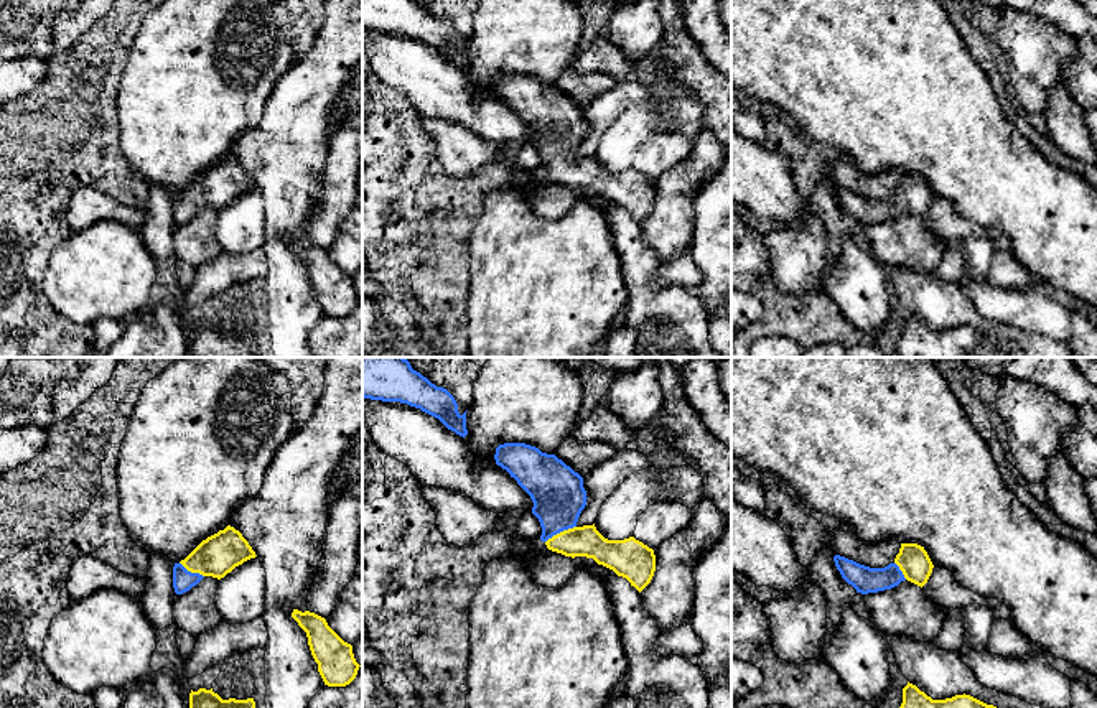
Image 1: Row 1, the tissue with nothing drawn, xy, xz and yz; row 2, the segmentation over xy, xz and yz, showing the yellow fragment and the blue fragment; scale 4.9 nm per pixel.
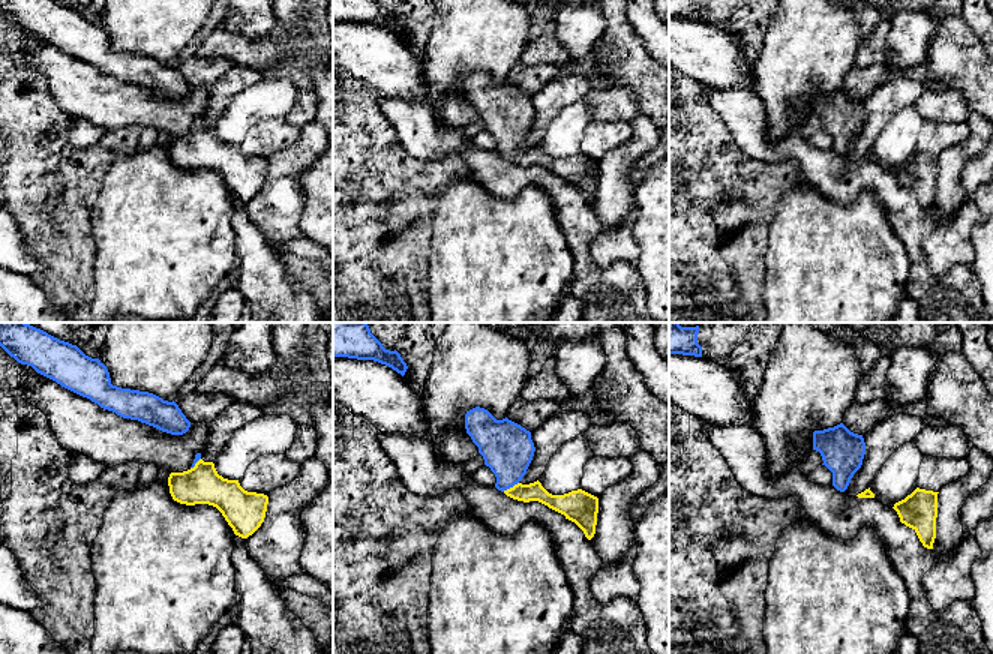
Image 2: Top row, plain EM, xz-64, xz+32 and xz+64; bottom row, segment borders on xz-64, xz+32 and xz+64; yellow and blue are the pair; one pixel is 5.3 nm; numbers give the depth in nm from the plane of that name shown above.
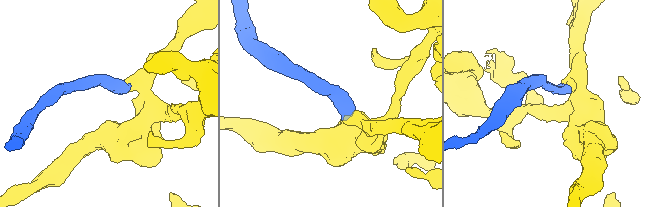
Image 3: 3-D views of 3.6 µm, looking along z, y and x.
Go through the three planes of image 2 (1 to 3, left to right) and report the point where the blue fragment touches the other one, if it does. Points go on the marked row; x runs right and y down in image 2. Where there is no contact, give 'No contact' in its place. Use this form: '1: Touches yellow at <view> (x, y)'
1: Touches yellow at xz-64 (195, 464)
2: Touches yellow at xz+32 (510, 488)
3: No contact

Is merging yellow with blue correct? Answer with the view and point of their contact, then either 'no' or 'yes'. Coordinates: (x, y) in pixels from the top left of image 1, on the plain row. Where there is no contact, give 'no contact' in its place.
contact xz (560, 163); yes

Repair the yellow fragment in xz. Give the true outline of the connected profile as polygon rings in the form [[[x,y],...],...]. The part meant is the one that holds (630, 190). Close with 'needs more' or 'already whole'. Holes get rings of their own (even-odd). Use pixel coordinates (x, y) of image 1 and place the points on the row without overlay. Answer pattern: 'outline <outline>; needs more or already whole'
outline [[[525,74],[499,76],[494,91],[530,127],[532,145],[542,158],[540,171],[548,181],[593,189],[626,209],[639,224],[651,214],[656,203],[652,179],[634,168],[608,171],[595,155],[577,156],[588,128],[583,109],[562,91]]]; needs more

